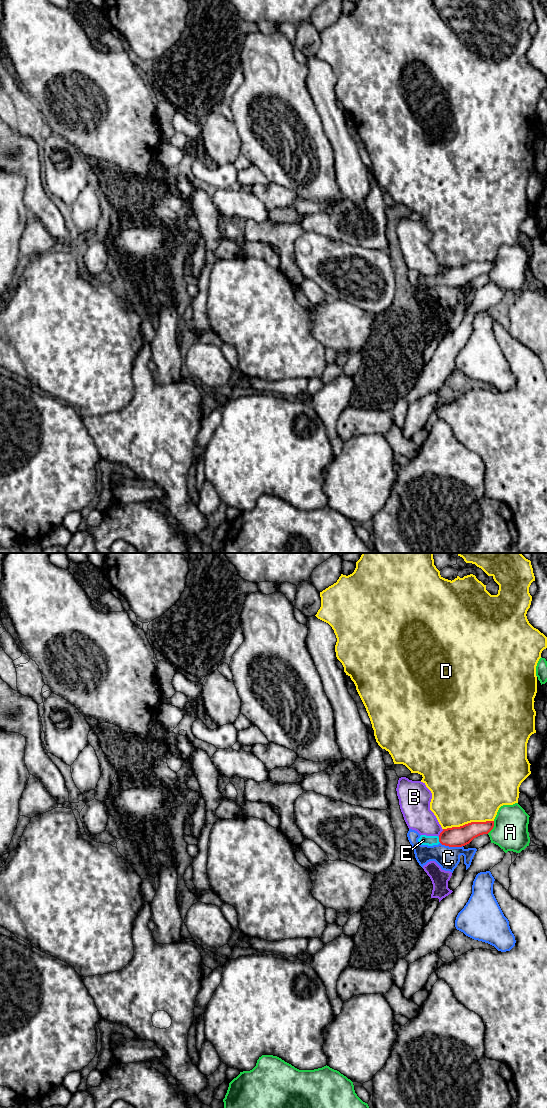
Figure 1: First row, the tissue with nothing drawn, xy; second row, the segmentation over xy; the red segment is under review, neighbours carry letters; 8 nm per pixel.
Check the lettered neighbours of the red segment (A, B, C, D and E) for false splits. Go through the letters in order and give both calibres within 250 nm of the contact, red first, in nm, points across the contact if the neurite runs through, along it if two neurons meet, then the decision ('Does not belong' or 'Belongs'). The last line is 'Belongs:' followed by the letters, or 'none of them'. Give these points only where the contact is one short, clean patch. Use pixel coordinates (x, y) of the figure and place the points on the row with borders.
A: Thickness 150 nm (red) against 280 nm. Does not belong
B: Thickness 160 nm (red) against 220 nm. Does not belong
C: Thickness 160 nm (red) against 180 nm. Boundary: xy (440, 842), (449, 846), (462, 846). Does not belong
D: Thickness 160 nm (red) against 480 nm. Does not belong
E: Thickness 160 nm (red) against 80 nm. Path across: xy (460, 836), (446, 837), (439, 840), (423, 840). Belongs
Belongs: E

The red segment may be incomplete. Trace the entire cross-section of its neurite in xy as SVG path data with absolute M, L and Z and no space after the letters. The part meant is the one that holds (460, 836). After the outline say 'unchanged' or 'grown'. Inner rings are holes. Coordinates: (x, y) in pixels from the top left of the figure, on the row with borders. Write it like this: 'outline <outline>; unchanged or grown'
outline M494 821L471 822L460 827L443 829L439 836L421 835L418 839L421 845L442 845L462 847L469 844L474 838L488 834L494 827Z; grown

